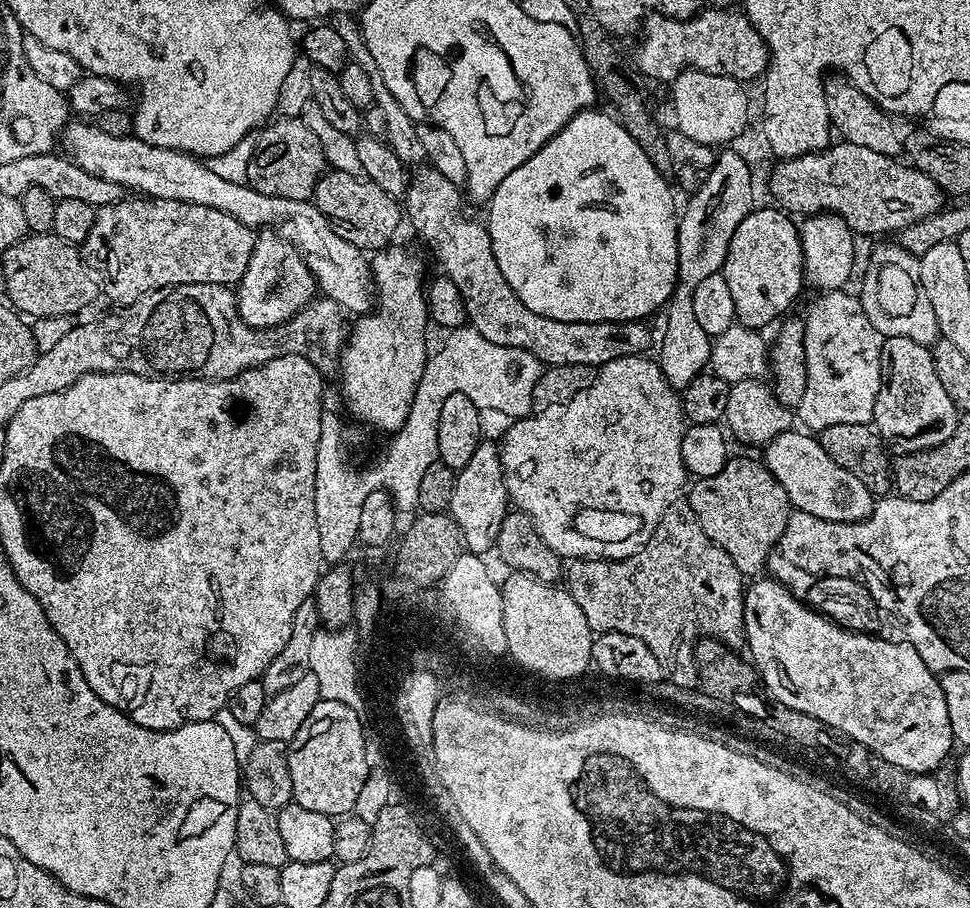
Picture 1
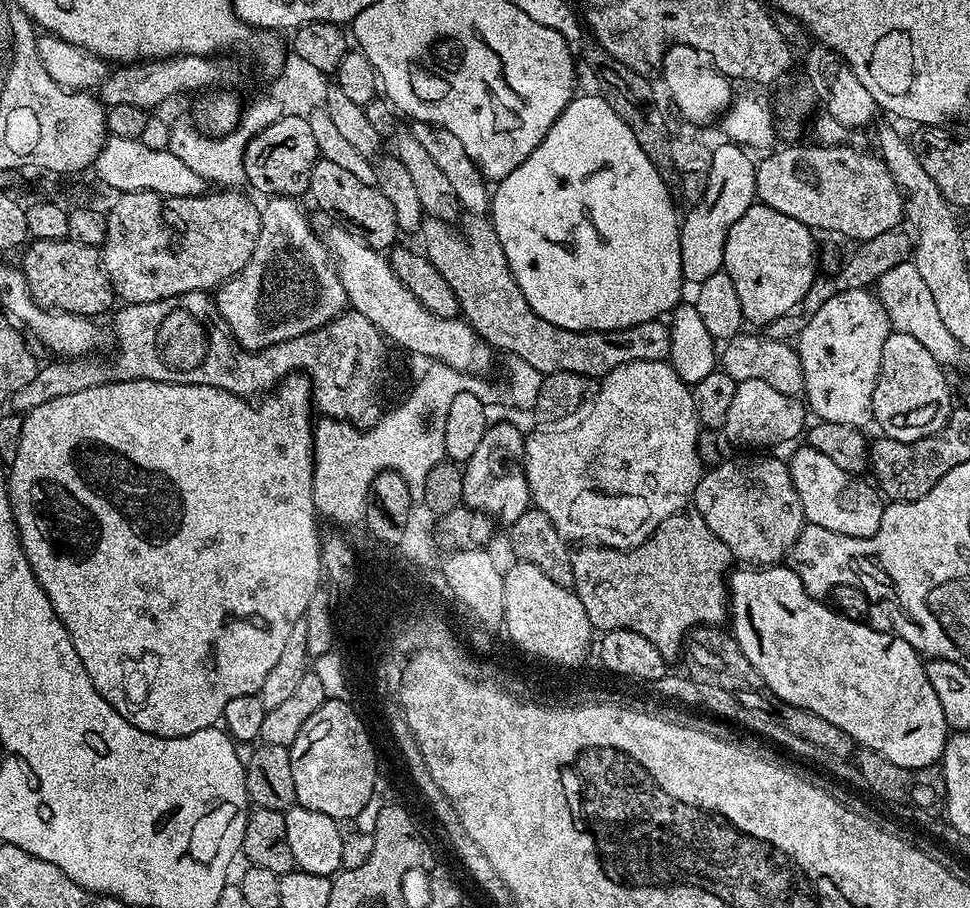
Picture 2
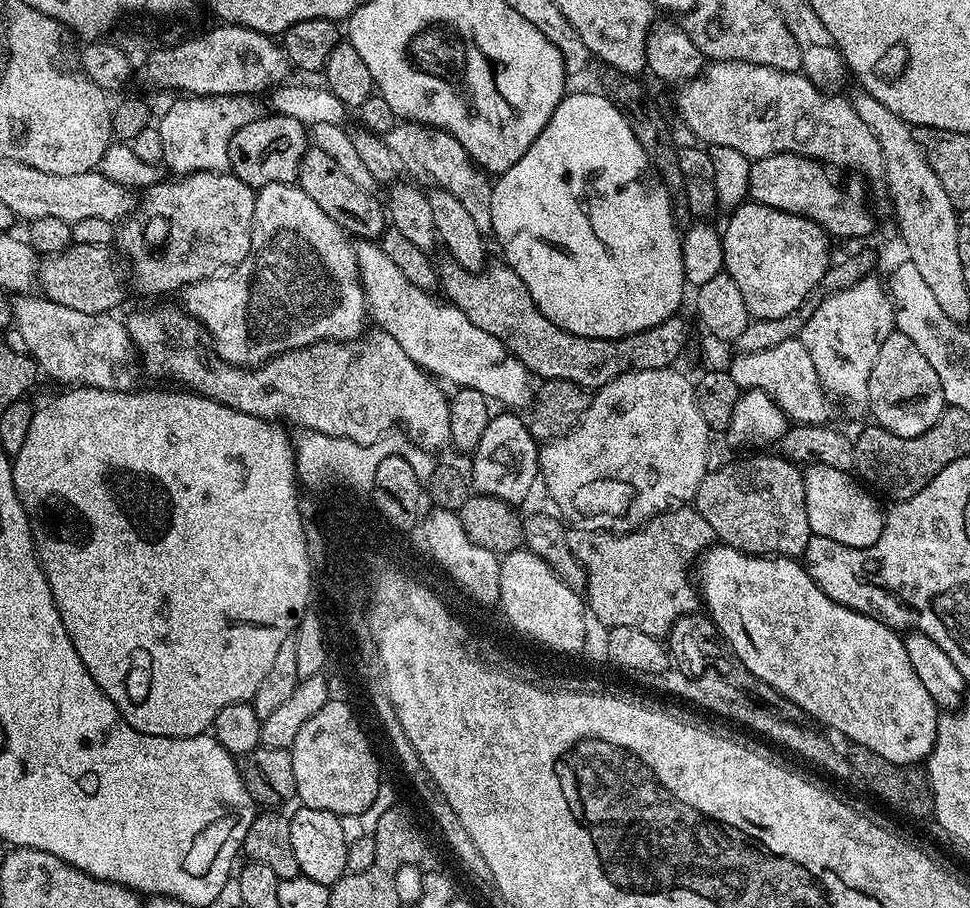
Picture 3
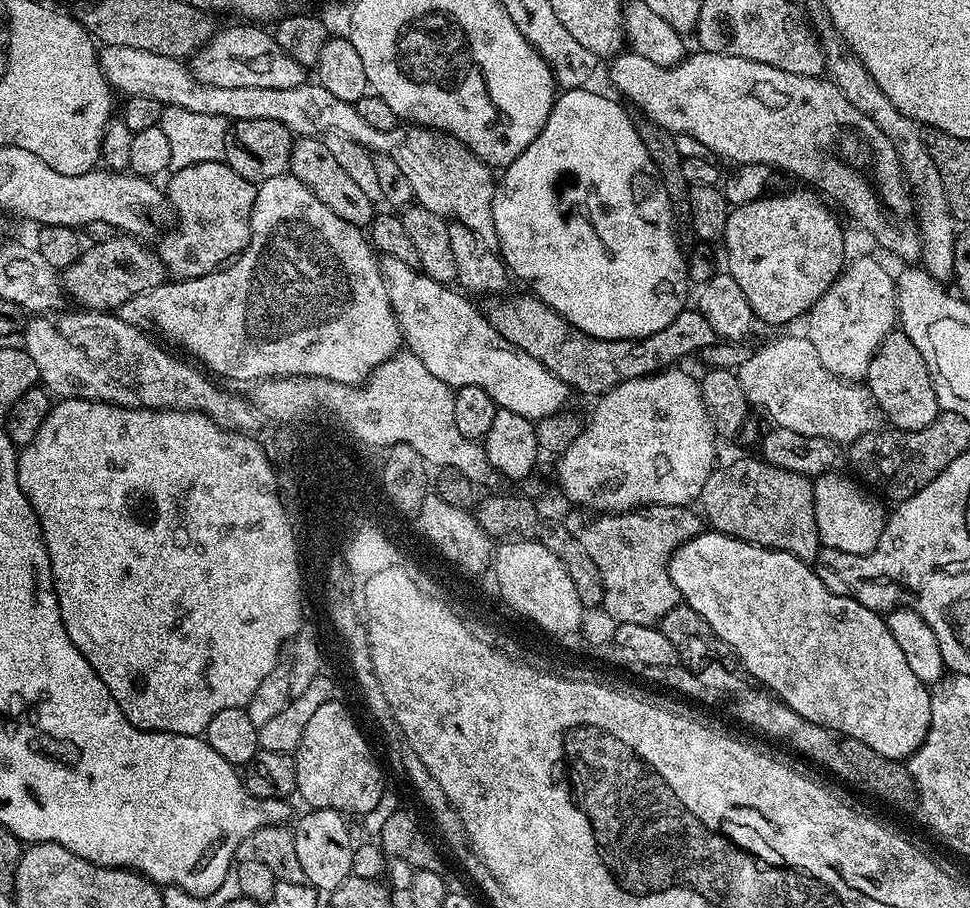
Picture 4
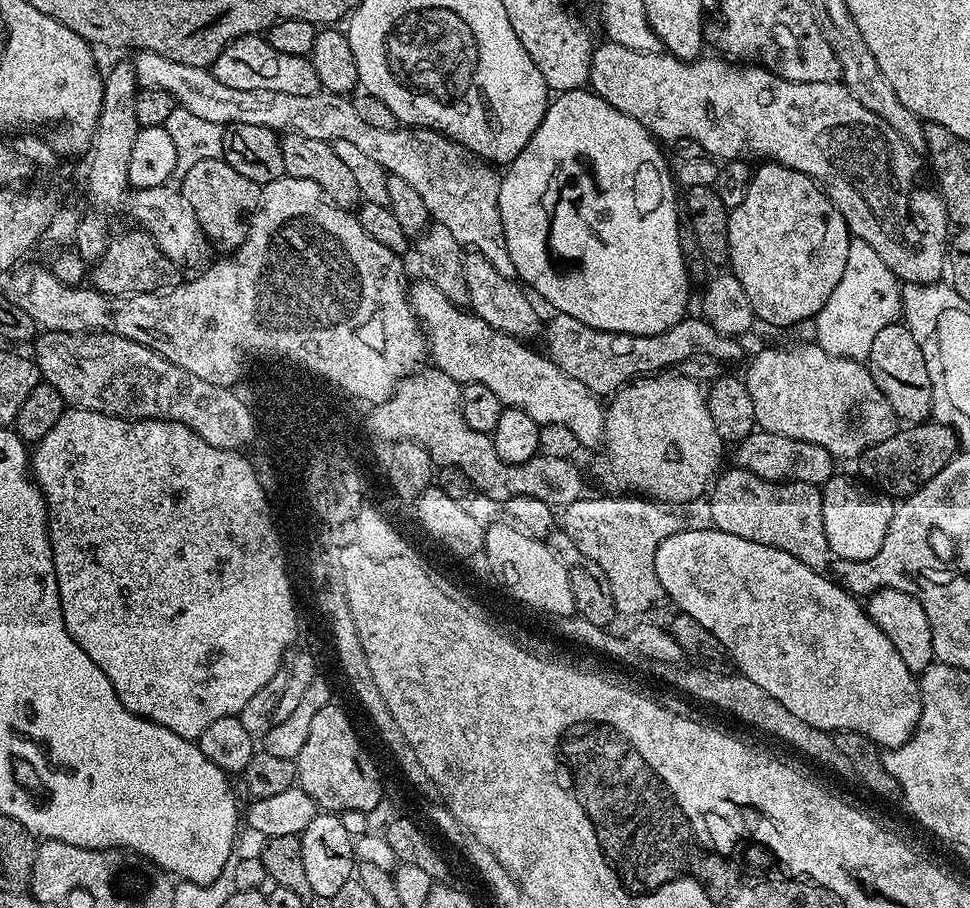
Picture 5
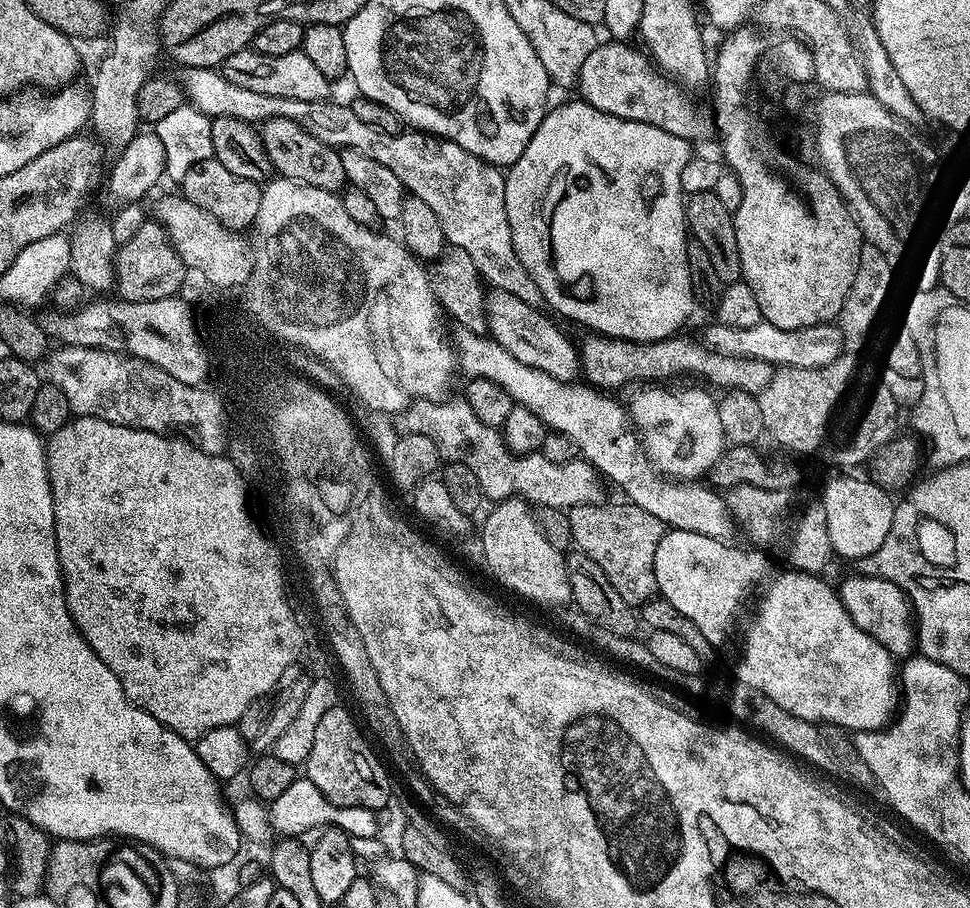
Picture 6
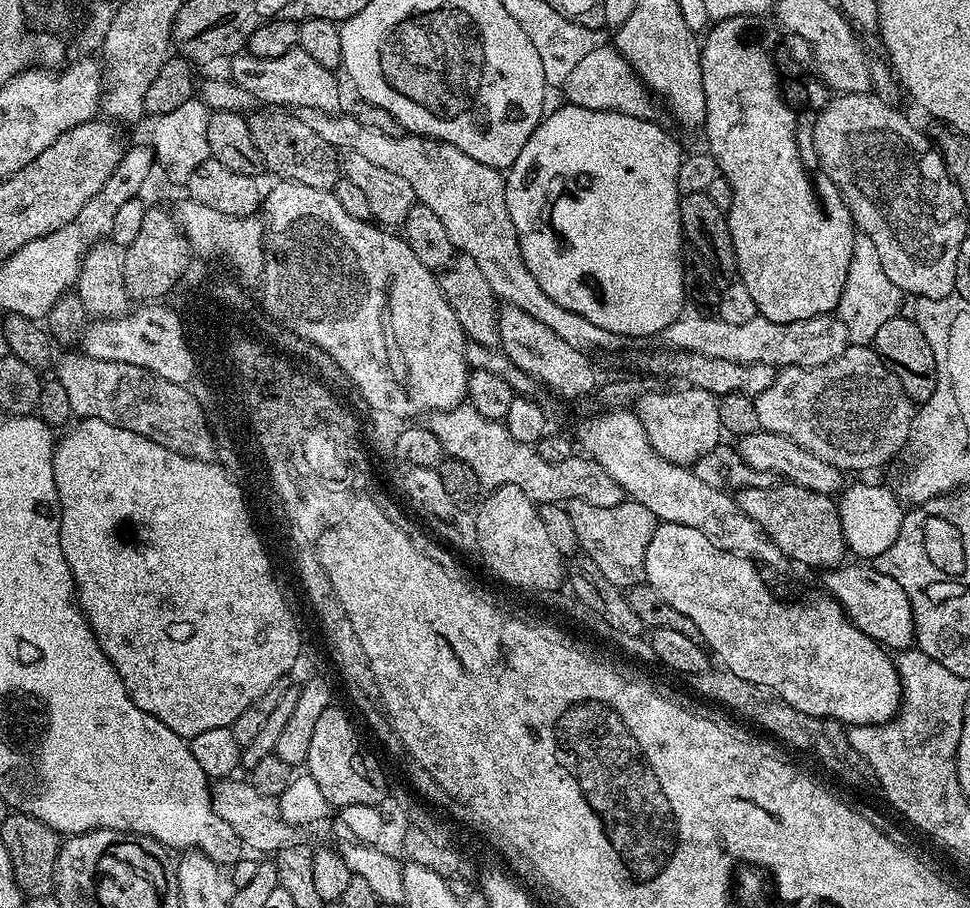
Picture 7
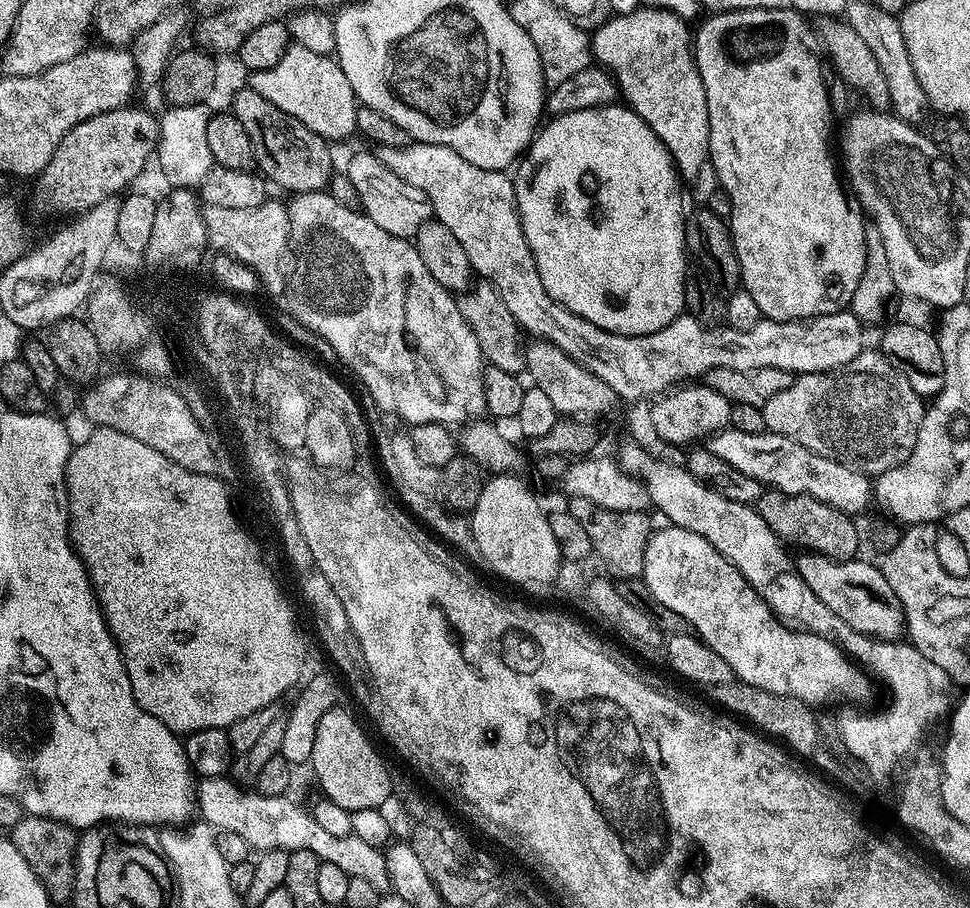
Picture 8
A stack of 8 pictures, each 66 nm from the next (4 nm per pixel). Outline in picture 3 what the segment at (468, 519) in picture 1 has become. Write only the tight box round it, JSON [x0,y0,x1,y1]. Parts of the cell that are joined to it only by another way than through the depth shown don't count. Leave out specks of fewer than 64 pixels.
[468,410,540,506]

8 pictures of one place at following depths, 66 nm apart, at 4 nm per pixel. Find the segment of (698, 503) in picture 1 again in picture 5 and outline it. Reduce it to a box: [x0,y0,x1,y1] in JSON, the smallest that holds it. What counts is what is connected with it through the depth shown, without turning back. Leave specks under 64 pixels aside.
[707,468,834,573]

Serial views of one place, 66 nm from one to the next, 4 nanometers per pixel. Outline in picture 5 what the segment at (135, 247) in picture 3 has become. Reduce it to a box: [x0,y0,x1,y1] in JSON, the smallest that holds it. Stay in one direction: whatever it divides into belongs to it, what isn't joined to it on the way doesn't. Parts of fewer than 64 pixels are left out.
[178,158,261,245]

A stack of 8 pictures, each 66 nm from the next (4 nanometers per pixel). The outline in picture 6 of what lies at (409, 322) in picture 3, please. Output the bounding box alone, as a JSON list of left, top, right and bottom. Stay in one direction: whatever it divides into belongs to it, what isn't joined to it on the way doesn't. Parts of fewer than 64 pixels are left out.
[454,330,734,540]

